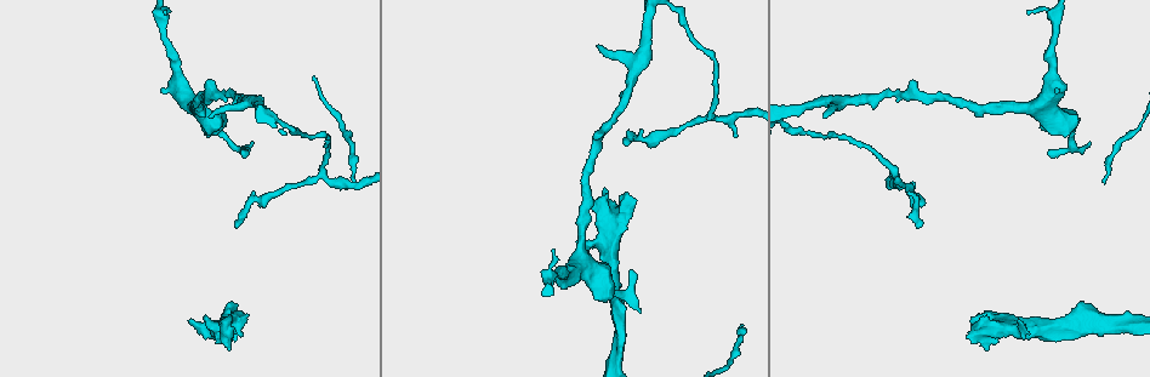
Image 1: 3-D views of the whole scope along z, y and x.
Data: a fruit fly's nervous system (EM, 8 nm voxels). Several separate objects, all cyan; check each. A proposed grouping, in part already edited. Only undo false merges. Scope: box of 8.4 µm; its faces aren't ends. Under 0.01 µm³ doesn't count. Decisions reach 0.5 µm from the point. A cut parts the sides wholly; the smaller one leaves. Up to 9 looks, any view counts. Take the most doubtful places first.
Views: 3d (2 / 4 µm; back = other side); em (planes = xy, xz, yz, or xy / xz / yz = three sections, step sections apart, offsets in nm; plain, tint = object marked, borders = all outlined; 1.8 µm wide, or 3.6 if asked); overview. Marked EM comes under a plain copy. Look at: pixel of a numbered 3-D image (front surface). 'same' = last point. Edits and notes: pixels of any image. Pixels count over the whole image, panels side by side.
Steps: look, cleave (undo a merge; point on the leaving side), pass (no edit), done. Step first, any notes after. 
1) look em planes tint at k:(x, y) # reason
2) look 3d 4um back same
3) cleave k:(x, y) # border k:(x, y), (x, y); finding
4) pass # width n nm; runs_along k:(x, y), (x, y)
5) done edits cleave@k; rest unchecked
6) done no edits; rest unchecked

look em planes tint at 1:(222, 329) # a fork

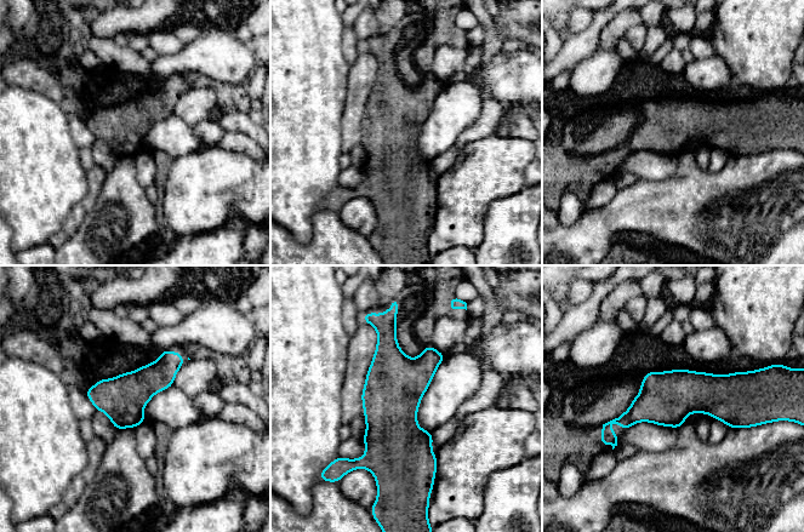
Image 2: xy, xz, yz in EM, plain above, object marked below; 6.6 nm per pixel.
pass # runs_along 2:(751, 395), (672, 395), (617, 421); continuous, no second cell

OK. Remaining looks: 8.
look em 3.6um xz step 4 tint at 1:(1041, 110) # three arms meet

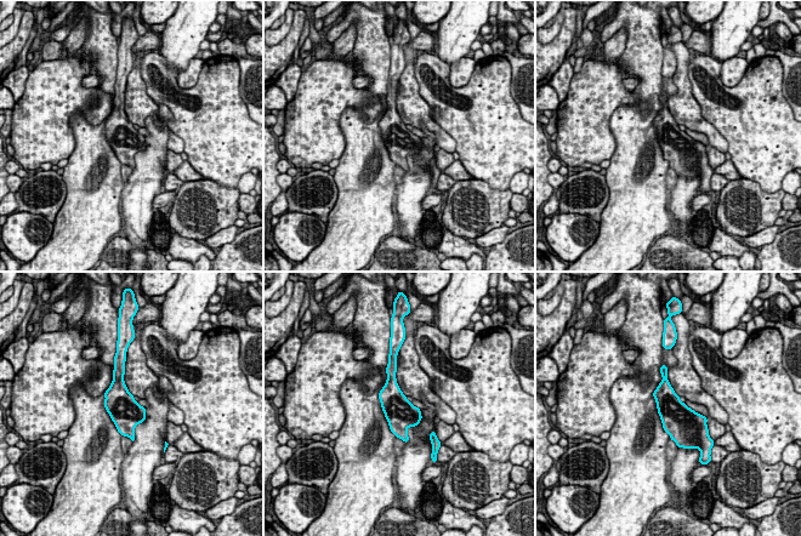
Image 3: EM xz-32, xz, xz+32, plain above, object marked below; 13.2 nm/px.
look em 3.6um planes borders same

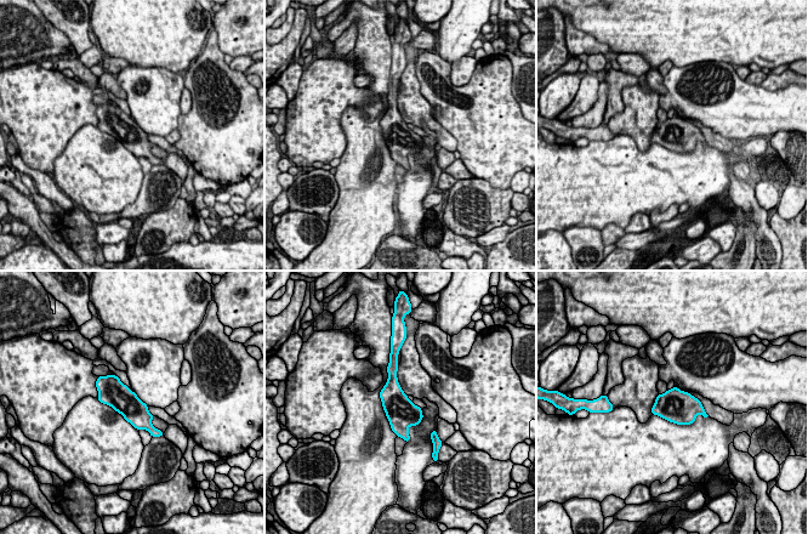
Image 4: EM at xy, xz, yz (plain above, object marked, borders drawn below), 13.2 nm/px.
pass # width 340 nm; continuous, no second cell

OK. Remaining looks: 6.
look 3d 4um at 1:(320, 173) # sharp bend

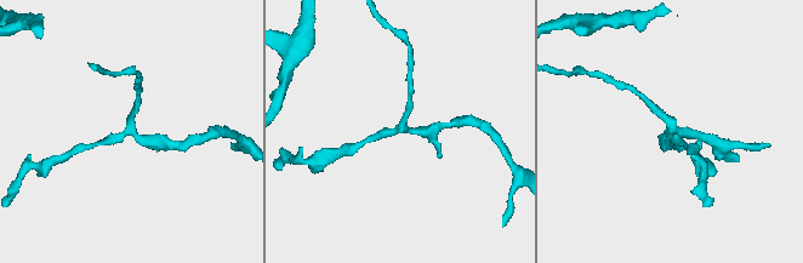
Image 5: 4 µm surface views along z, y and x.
look em yz step 8 tint at 5:(402, 128) # arms 3

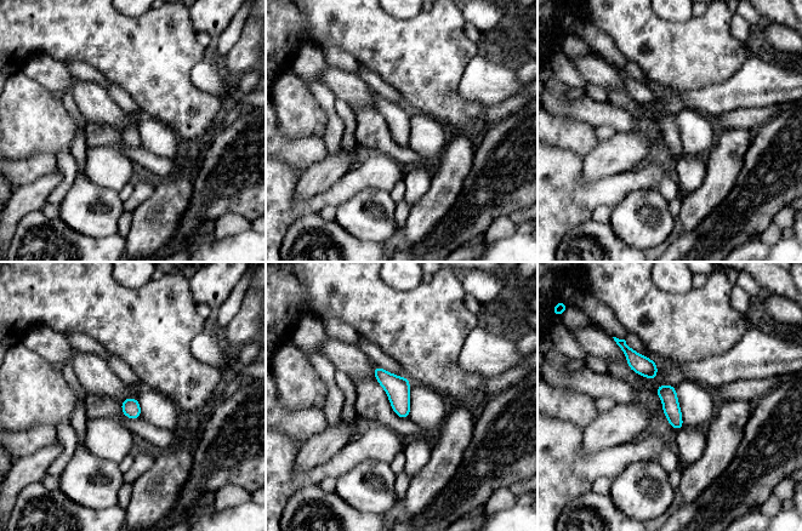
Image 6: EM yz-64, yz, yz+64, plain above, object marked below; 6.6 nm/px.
look em planes tint same # another direction

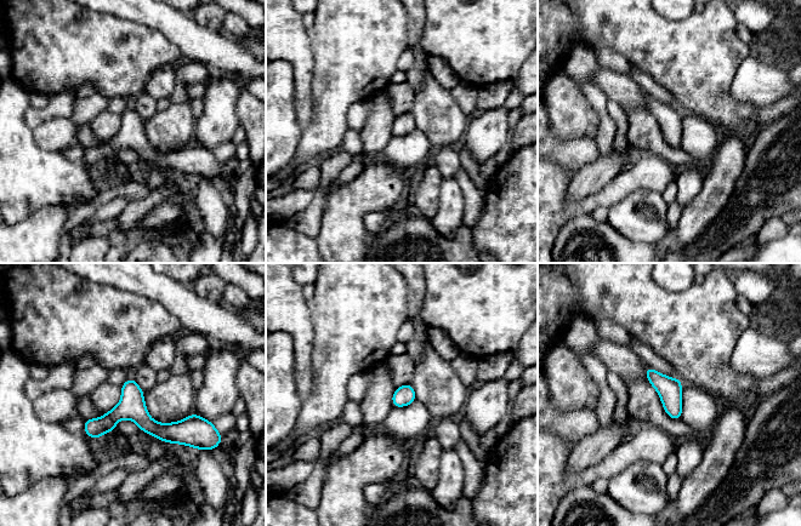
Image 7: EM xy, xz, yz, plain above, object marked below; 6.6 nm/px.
pass # runs_along 7:(198, 424), (155, 429), (117, 413), (87, 430); all the same cell

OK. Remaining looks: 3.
look em planes tint at 1:(635, 69) # arms part here

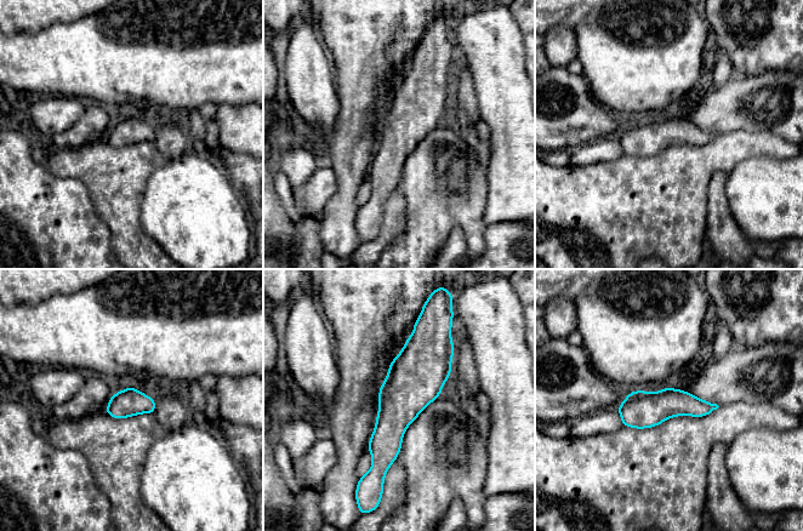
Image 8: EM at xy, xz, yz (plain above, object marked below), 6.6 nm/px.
pass # runs_along 8:(417, 335), (381, 475); one cell here

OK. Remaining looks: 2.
done no edits; rest unchecked

